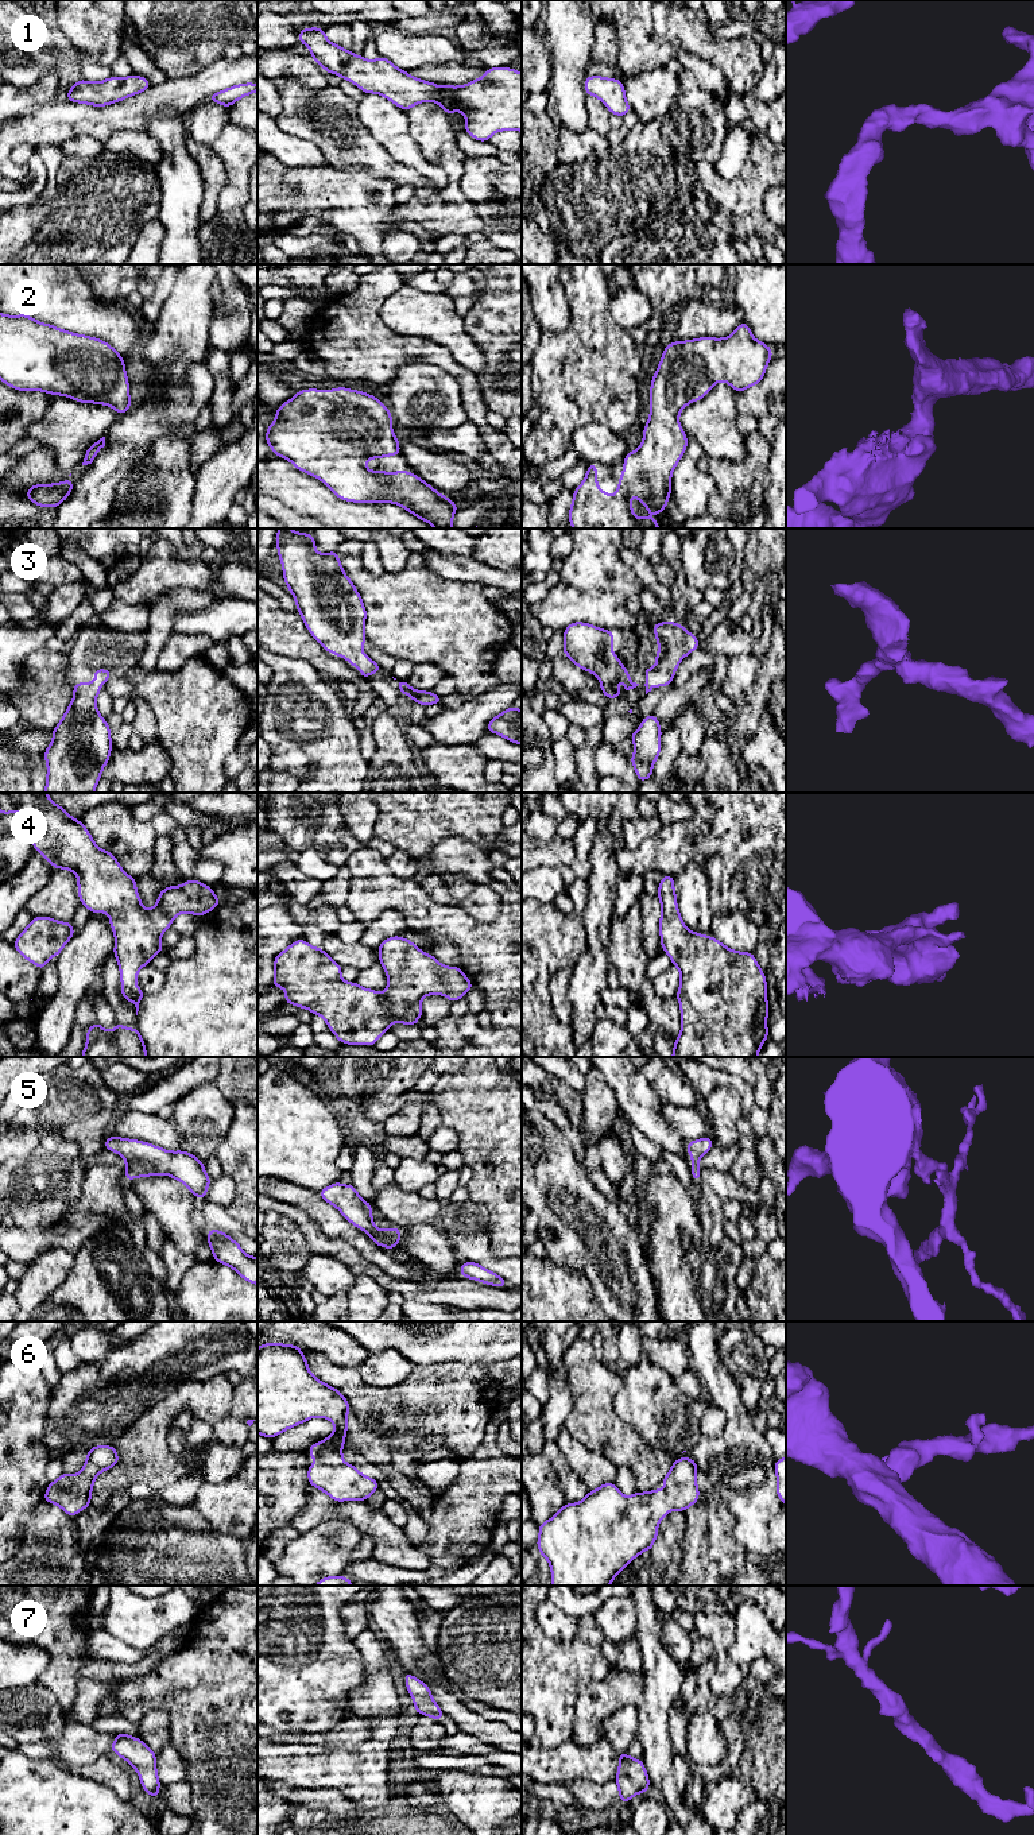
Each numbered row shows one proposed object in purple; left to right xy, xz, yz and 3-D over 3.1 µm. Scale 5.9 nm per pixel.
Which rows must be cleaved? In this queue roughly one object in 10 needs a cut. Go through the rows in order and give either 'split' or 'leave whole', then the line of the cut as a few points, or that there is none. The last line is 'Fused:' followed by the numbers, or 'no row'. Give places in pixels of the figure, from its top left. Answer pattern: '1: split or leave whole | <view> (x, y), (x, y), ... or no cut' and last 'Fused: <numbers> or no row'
1: leave whole | no cut
2: leave whole | no cut
3: leave whole | no cut
4: leave whole | no cut
5: leave whole | no cut
6: leave whole | no cut
7: leave whole | no cut
Fused: no row

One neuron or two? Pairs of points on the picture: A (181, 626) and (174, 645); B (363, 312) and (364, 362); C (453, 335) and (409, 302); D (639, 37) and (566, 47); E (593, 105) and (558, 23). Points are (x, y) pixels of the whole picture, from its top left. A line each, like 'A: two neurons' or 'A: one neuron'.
A: two neurons
B: one neuron
C: one neuron
D: two neurons
E: two neurons

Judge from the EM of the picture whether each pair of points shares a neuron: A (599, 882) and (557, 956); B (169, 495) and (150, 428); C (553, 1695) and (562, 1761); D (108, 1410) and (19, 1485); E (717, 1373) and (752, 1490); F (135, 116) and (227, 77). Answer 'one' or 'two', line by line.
A: two
B: two
C: two
D: two
E: one
F: one

